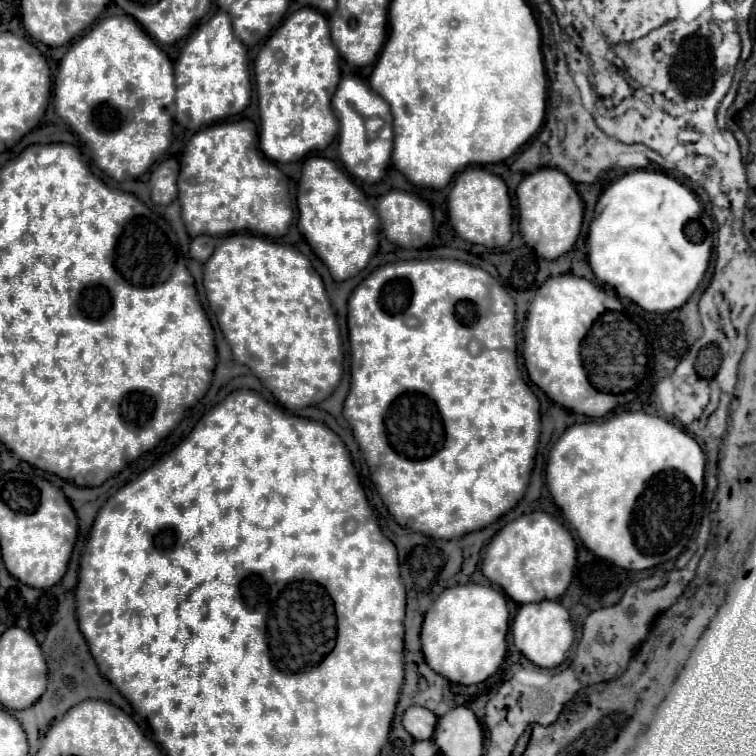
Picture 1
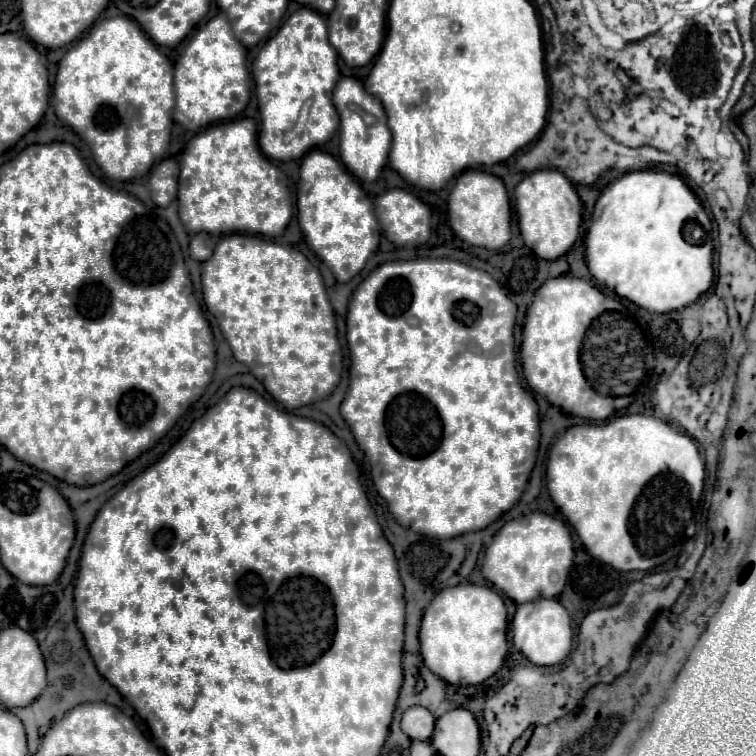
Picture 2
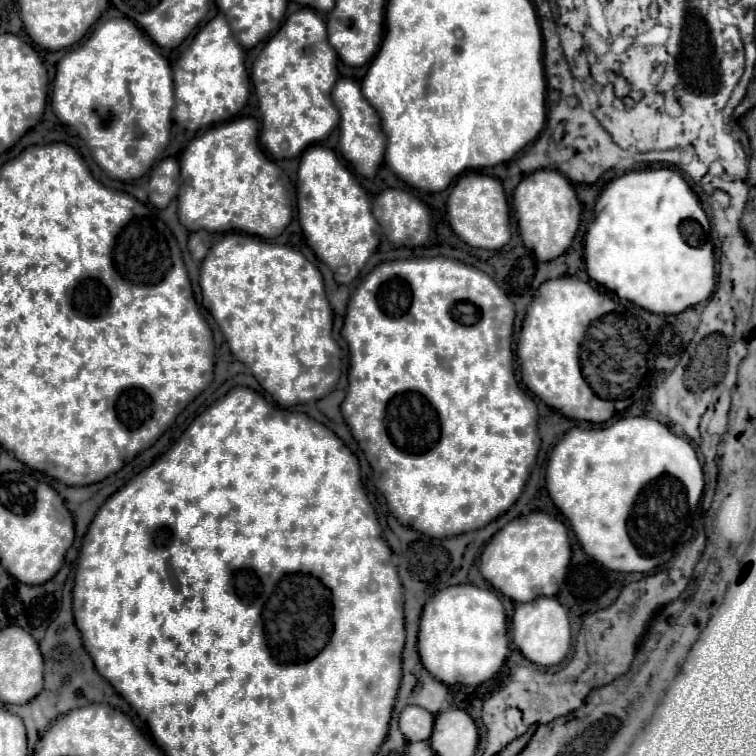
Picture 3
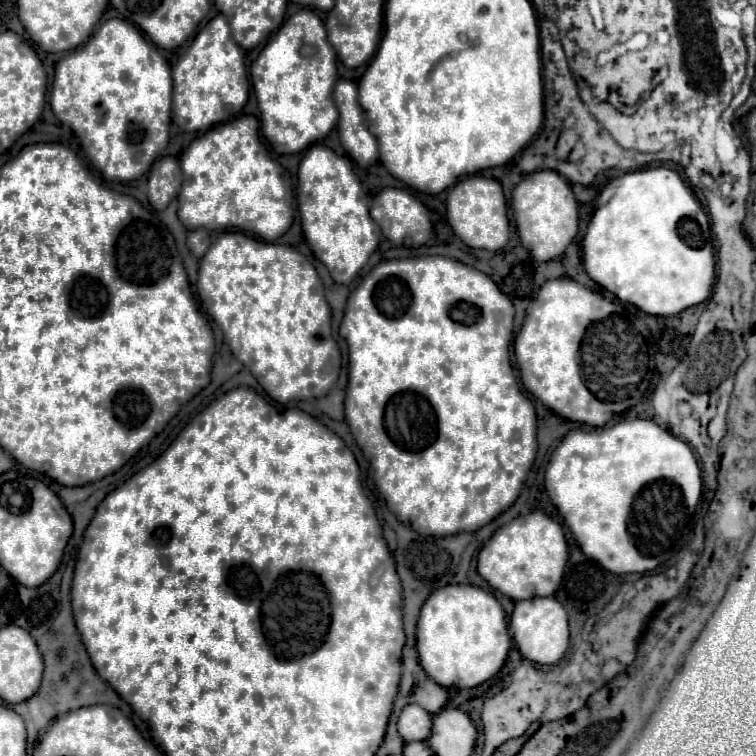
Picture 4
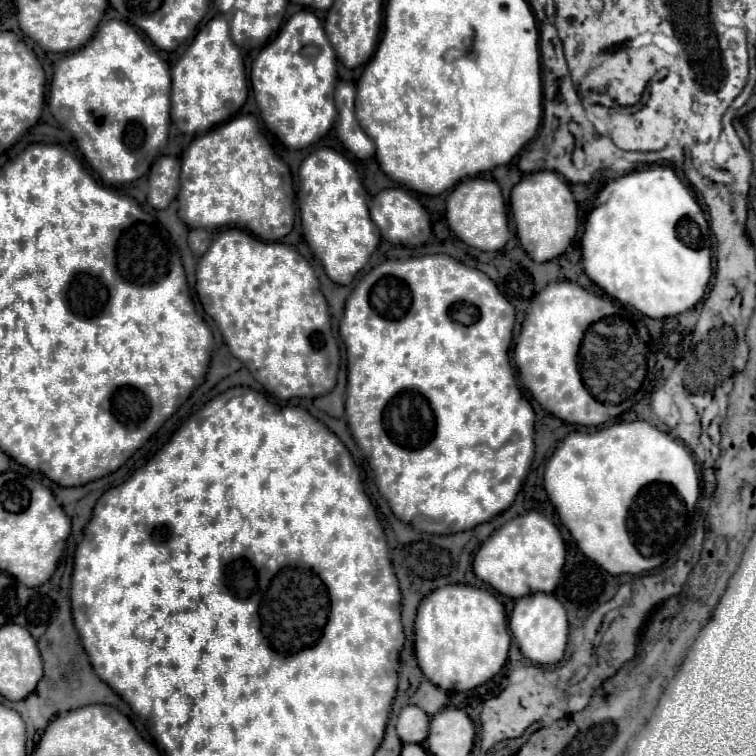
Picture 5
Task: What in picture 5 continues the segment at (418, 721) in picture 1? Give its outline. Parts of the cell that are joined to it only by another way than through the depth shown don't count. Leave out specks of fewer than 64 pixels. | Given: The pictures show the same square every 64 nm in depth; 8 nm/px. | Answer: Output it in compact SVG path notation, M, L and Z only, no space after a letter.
M404 706L396 722L396 732L404 744L420 744L428 736L428 724L430 716L424 710L416 706Z

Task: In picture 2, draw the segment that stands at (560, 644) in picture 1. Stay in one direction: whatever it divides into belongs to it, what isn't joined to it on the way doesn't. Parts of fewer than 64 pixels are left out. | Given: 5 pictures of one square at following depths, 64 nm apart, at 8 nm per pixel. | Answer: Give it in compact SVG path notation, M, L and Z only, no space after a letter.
M540 598L534 602L518 604L512 626L512 644L520 650L532 664L554 666L560 664L572 650L572 628L566 608L556 598Z

